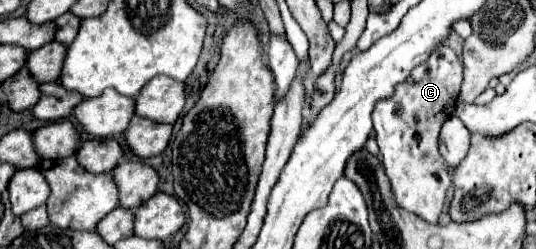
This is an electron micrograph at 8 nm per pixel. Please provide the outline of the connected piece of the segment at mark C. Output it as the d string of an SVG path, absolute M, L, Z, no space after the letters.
M440 46L414 74L402 84L392 98L378 102L372 120L384 172L390 178L392 194L398 206L428 224L438 224L444 210L450 174L438 154L438 134L448 116L452 116L462 82L462 62L448 46Z

